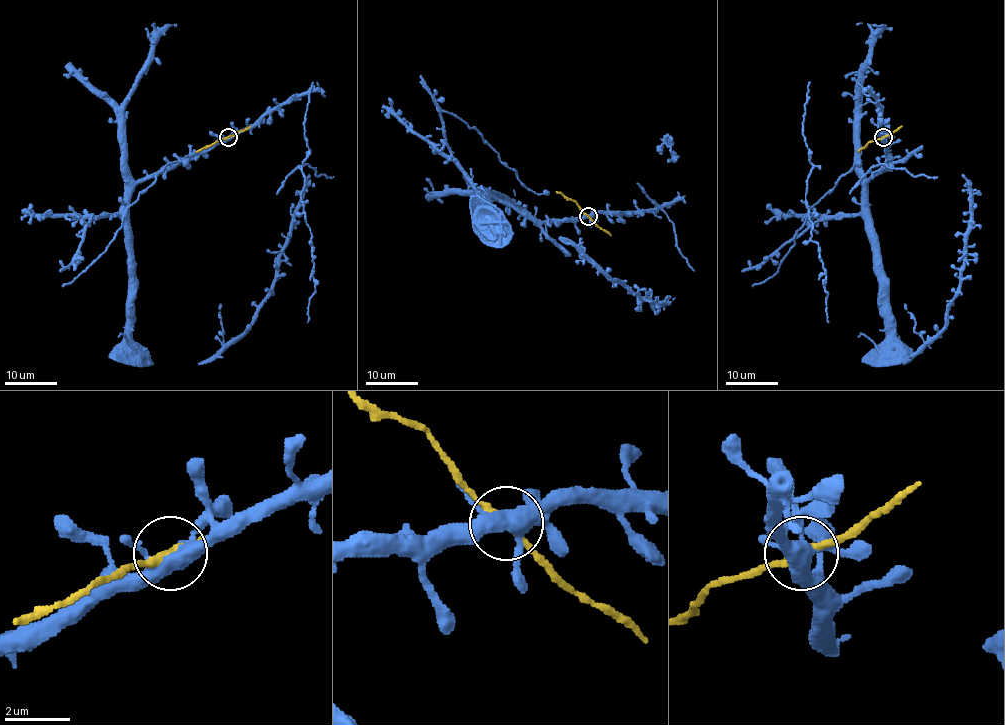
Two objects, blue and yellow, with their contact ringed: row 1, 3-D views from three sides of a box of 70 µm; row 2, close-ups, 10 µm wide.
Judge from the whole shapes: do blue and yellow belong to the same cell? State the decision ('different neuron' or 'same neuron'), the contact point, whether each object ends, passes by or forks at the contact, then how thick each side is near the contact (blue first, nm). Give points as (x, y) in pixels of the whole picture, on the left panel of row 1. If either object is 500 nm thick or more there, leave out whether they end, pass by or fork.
same neuron; at (228, 137); blue forks there; yellow passes by; 440 nm thick on the blue side, 190 nm on the other

